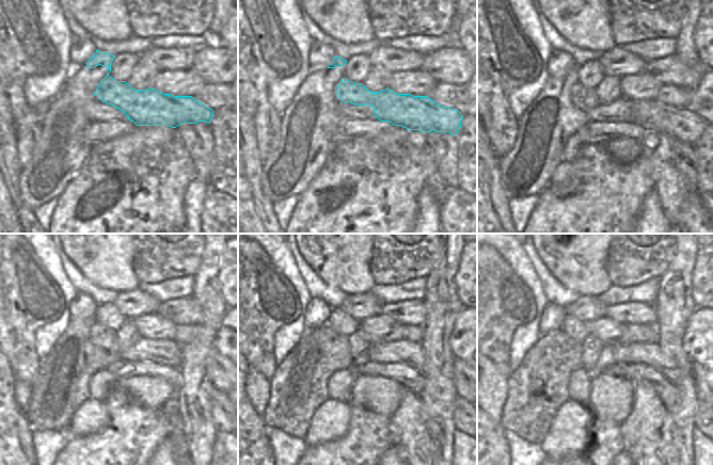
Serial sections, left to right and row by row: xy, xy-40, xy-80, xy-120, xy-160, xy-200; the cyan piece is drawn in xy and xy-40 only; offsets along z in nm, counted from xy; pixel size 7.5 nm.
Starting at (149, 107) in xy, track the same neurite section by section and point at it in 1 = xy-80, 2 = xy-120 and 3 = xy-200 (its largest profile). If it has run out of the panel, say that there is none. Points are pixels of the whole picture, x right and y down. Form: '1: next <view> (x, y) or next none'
1: next xy-80 (684, 125)
2: next xy-120 (216, 365)
3: next xy-200 (694, 371)

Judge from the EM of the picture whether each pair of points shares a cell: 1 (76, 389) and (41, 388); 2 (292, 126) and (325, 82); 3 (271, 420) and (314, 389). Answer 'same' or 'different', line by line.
1: same
2: same
3: same

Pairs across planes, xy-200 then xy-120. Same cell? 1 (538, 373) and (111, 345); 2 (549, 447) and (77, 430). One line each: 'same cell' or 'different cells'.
1: different cells
2: same cell

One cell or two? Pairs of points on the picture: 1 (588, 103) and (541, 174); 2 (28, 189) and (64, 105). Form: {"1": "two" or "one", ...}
{"1": "two", "2": "one"}

